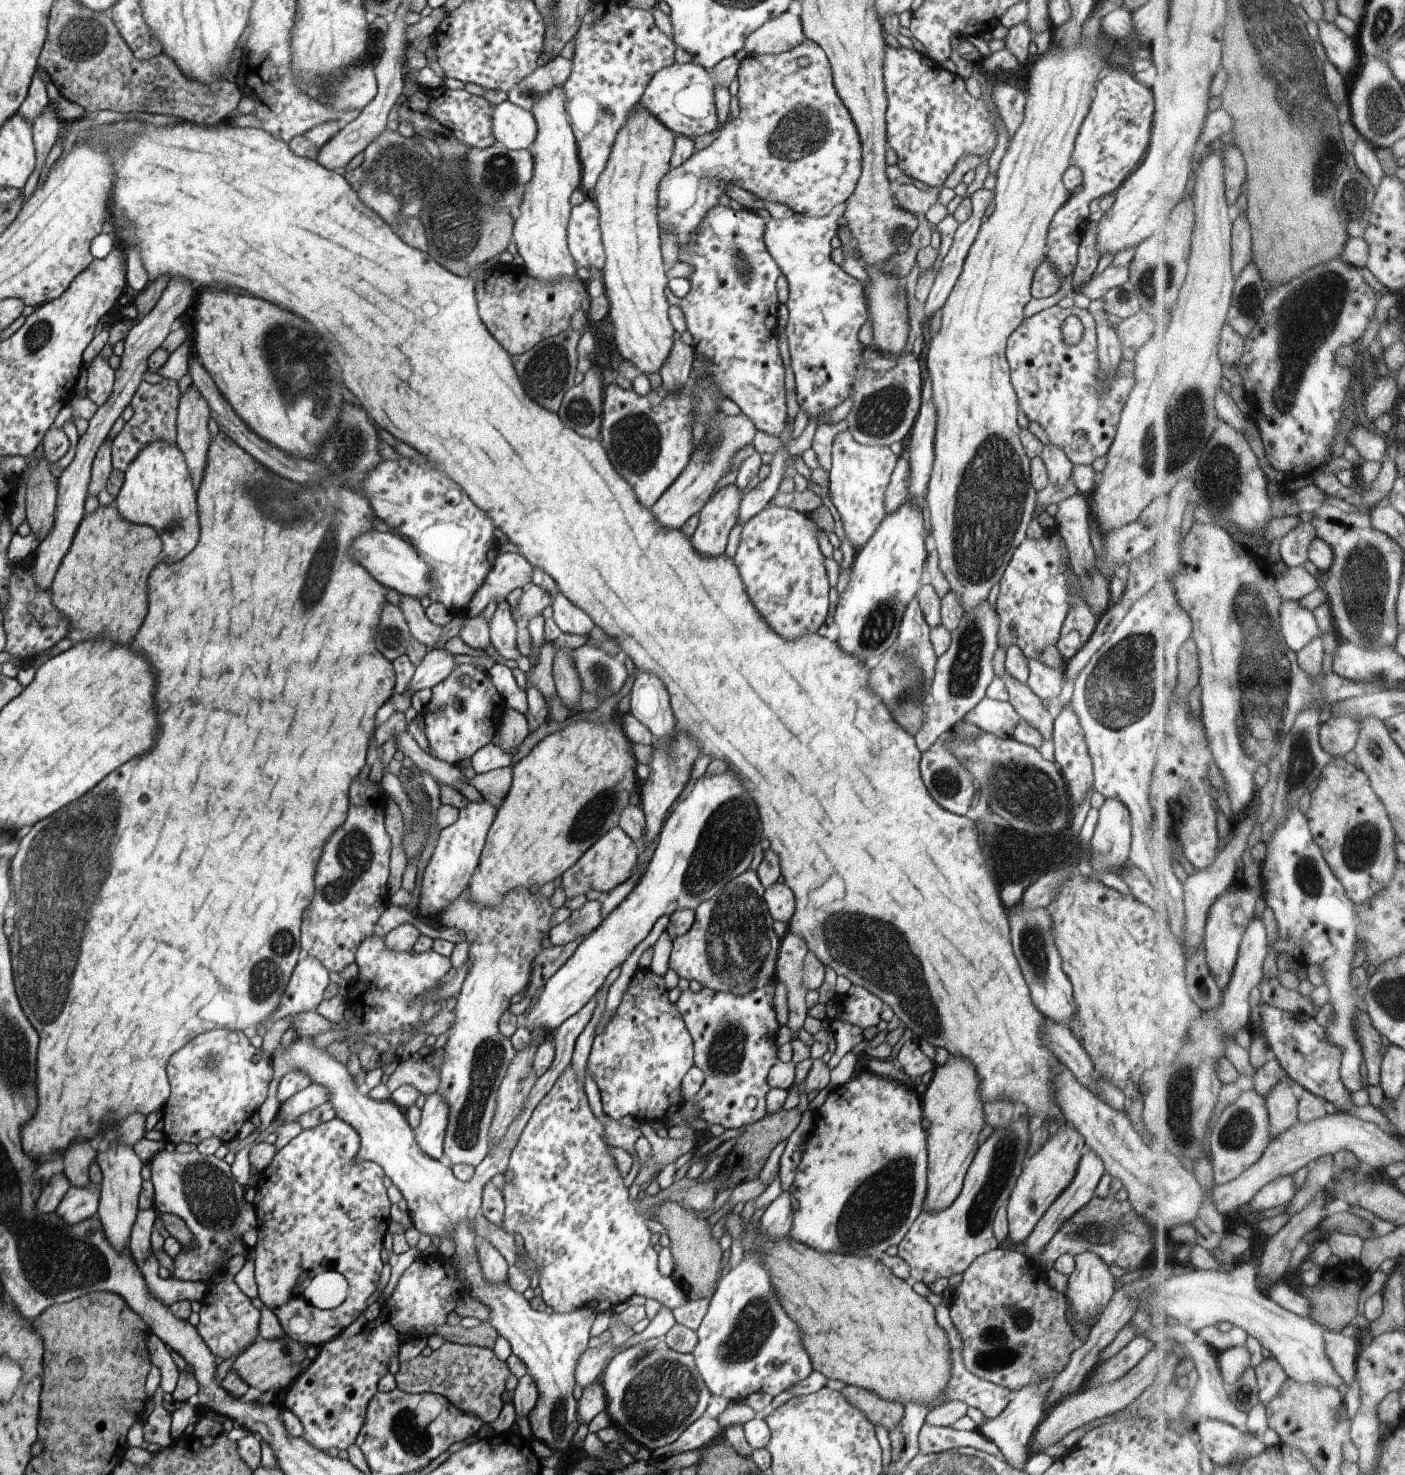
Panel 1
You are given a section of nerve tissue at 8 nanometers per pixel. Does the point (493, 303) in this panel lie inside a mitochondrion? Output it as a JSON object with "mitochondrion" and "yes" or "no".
{"mitochondrion":"no"}

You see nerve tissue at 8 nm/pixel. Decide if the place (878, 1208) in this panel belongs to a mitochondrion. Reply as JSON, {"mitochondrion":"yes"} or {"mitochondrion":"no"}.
{"mitochondrion":"yes"}

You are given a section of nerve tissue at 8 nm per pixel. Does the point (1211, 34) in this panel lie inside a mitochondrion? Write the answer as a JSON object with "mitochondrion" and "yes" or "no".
{"mitochondrion":"no"}

